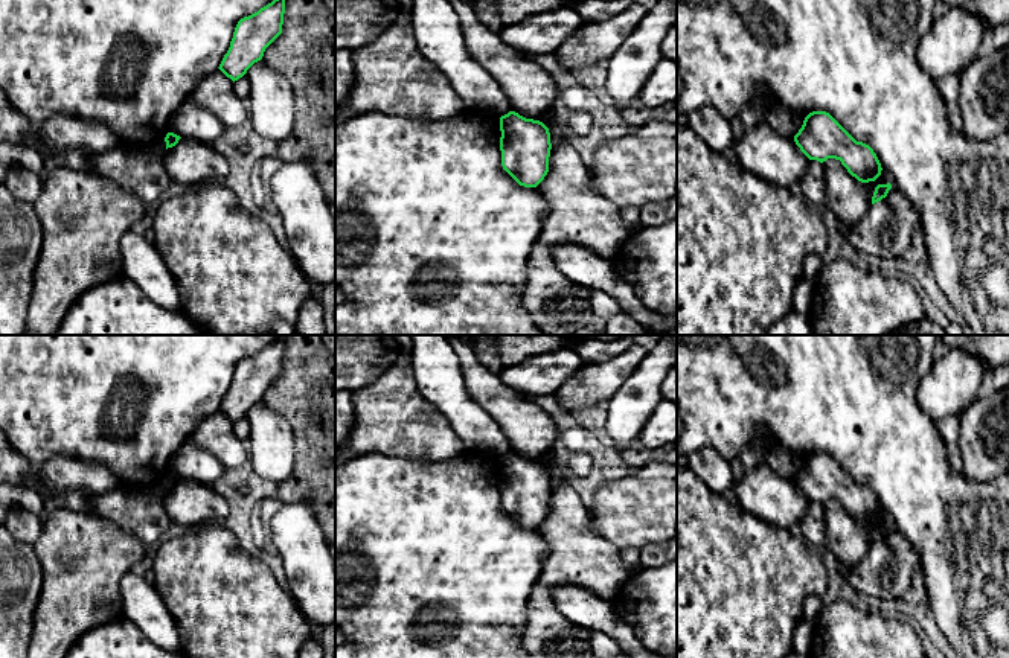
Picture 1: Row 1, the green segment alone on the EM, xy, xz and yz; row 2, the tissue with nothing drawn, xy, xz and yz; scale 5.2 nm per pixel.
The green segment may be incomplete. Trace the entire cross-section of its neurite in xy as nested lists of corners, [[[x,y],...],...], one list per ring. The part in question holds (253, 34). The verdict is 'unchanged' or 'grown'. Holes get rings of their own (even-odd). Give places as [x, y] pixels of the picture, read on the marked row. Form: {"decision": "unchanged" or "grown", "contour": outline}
{"decision": "unchanged", "contour": [[[273,0],[238,21],[219,70],[233,82],[262,59],[265,49],[282,34],[285,0]]]}

